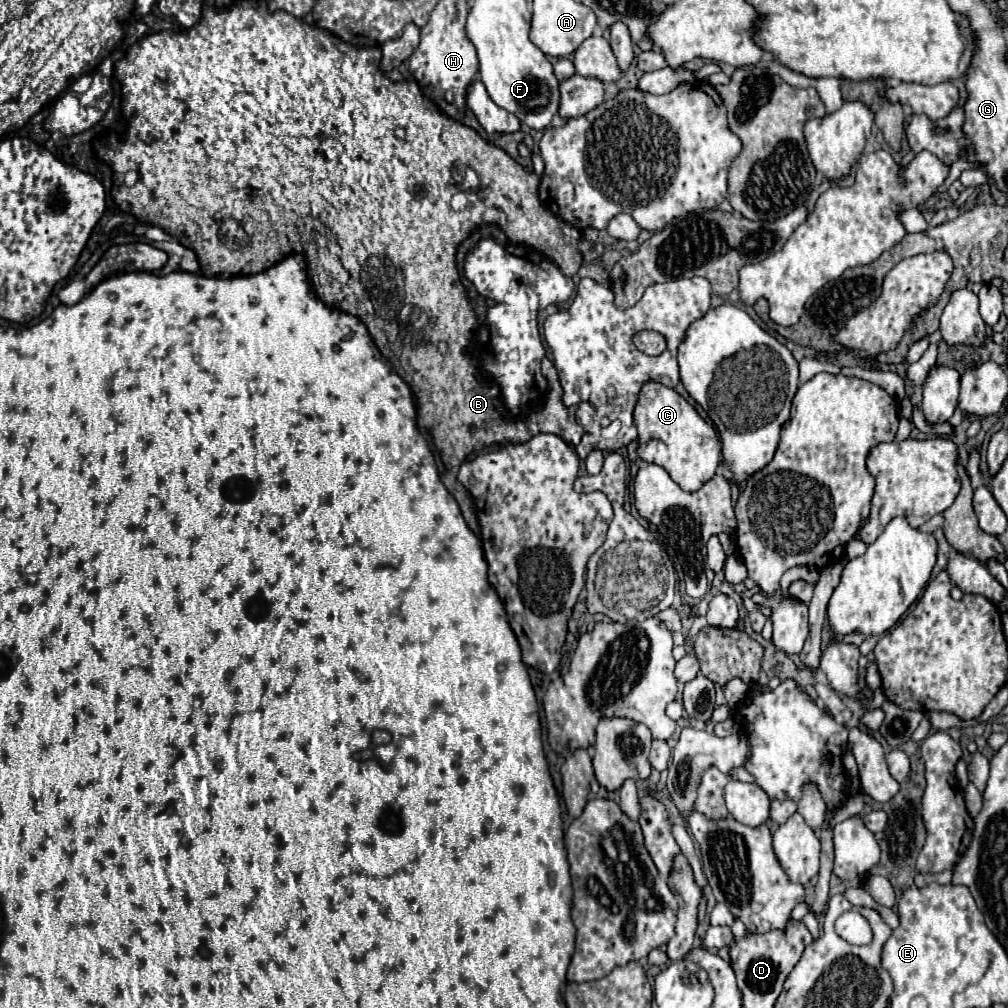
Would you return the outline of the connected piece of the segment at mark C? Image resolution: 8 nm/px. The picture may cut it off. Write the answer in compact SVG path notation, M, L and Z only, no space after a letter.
M659 382L645 384L641 388L633 420L639 432L639 458L663 466L685 492L697 492L715 476L715 468L721 460L719 436L715 428L709 426L673 388L667 388Z

